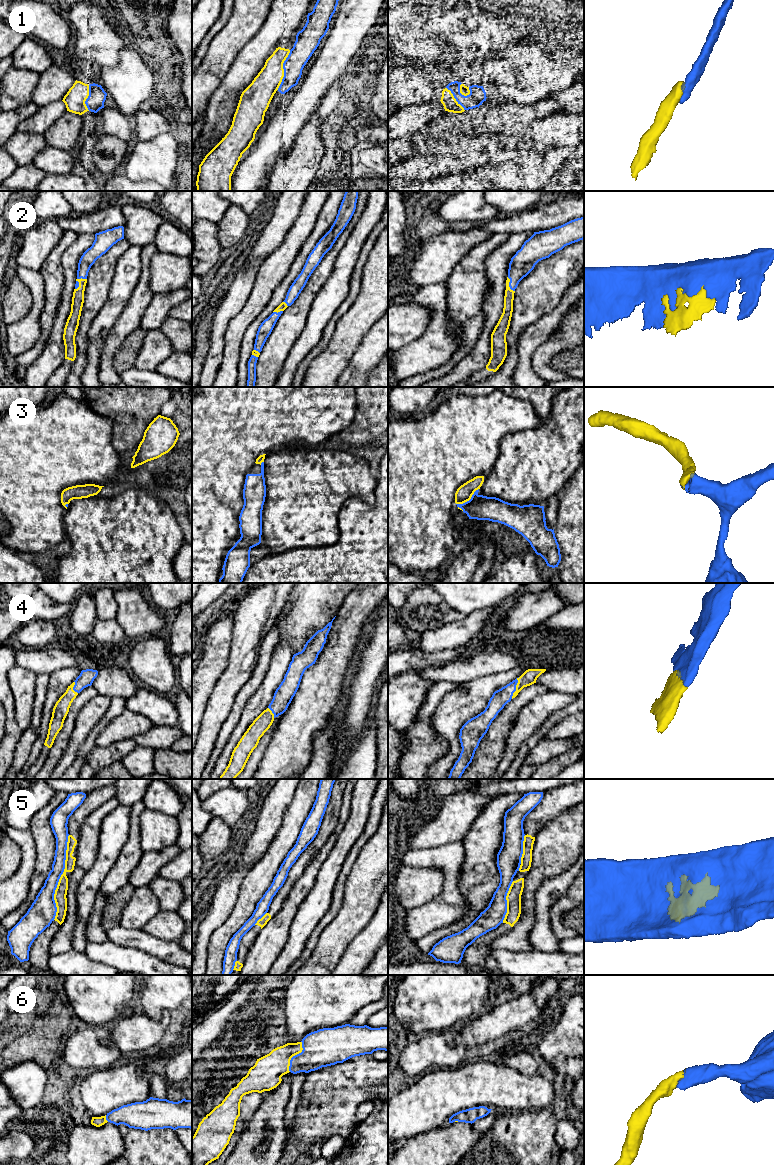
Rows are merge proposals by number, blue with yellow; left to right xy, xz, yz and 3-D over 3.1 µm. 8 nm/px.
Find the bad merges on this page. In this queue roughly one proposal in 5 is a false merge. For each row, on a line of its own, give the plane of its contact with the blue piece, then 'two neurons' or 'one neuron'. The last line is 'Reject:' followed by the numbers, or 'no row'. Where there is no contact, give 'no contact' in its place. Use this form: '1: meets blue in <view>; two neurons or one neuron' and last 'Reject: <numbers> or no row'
1: meets blue in xz; one neuron
2: meets blue in xy; one neuron
3: meets blue in yz; one neuron
4: meets blue in yz; one neuron
5: meets blue in xy; two neurons
6: meets blue in xz; one neuron
Reject: 5

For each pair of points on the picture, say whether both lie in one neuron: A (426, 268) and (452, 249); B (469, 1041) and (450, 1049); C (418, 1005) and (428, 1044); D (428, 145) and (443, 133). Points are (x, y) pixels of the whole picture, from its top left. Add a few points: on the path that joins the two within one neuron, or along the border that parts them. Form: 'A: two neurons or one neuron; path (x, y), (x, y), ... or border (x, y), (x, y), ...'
A: one neuron; path (432, 264), (446, 250)
B: two neurons; border (458, 1031), (458, 1039), (468, 1048)
C: two neurons; border (445, 1030), (431, 1032)
D: one neuron; path (432, 141), (439, 134)

